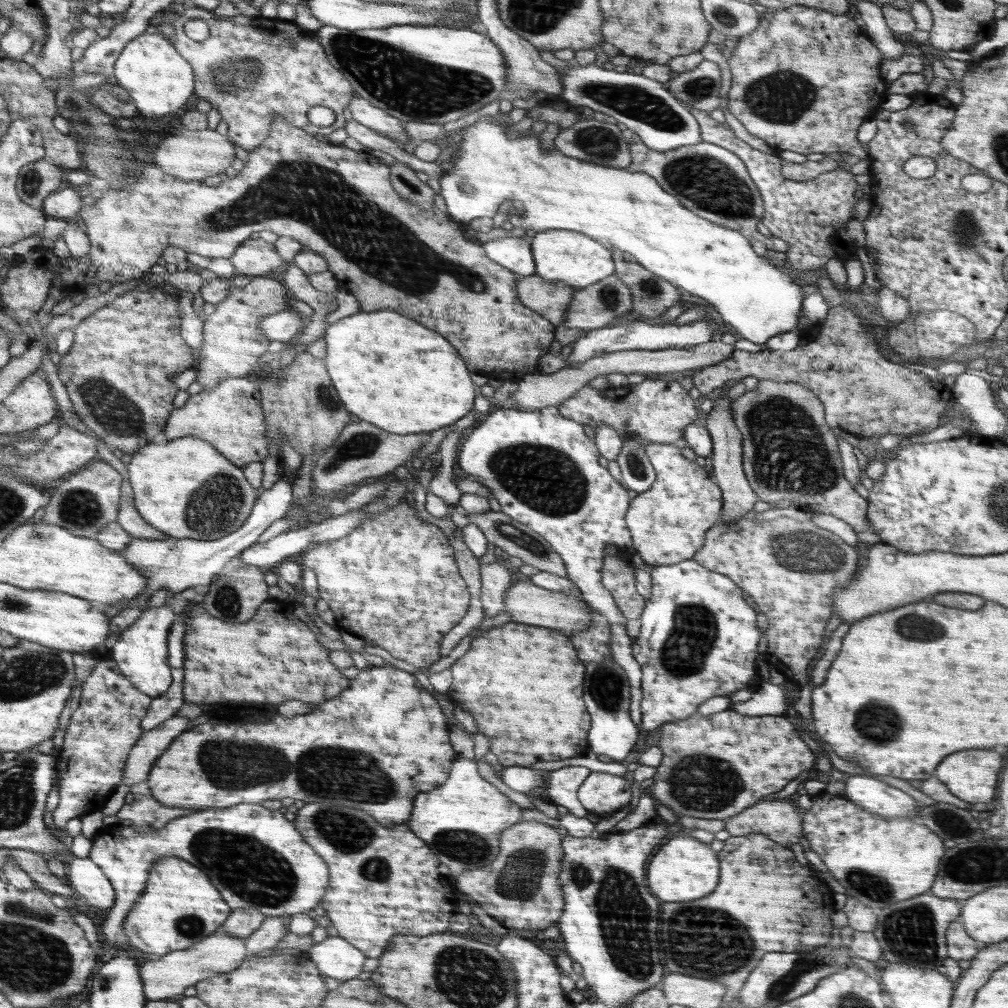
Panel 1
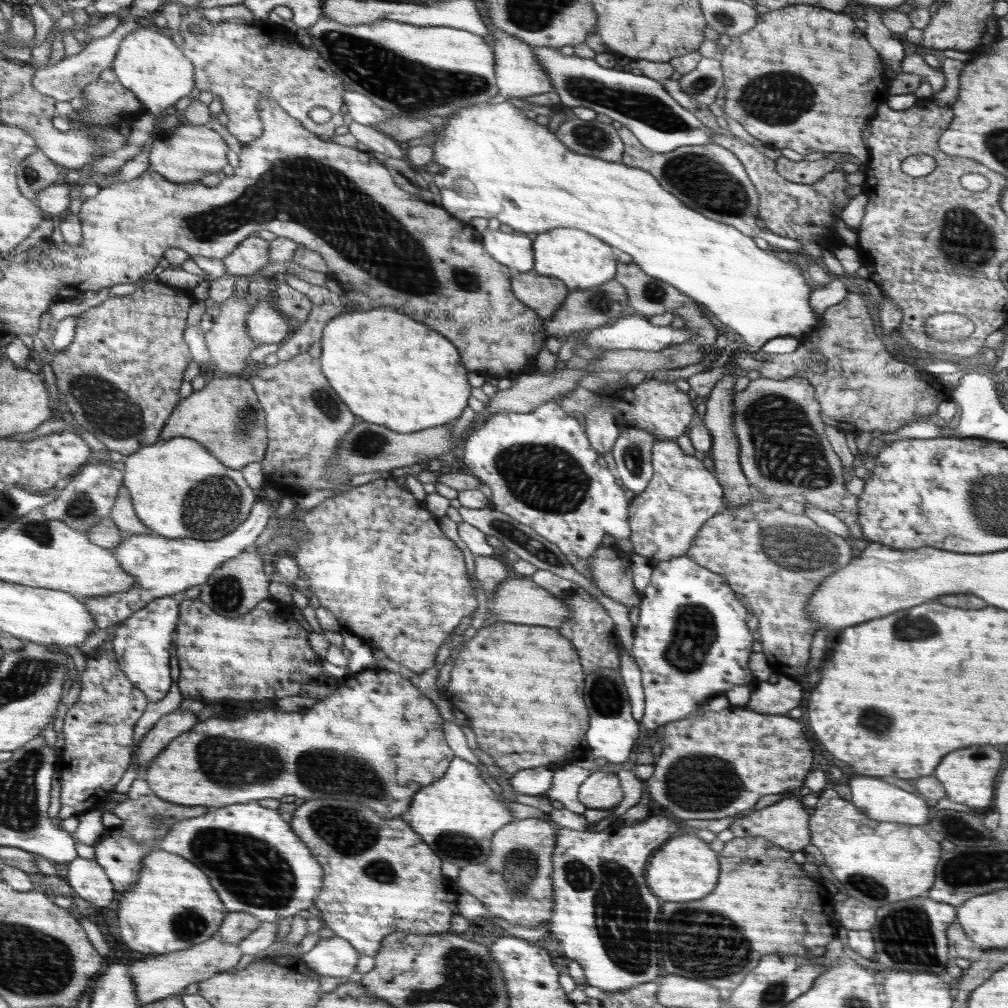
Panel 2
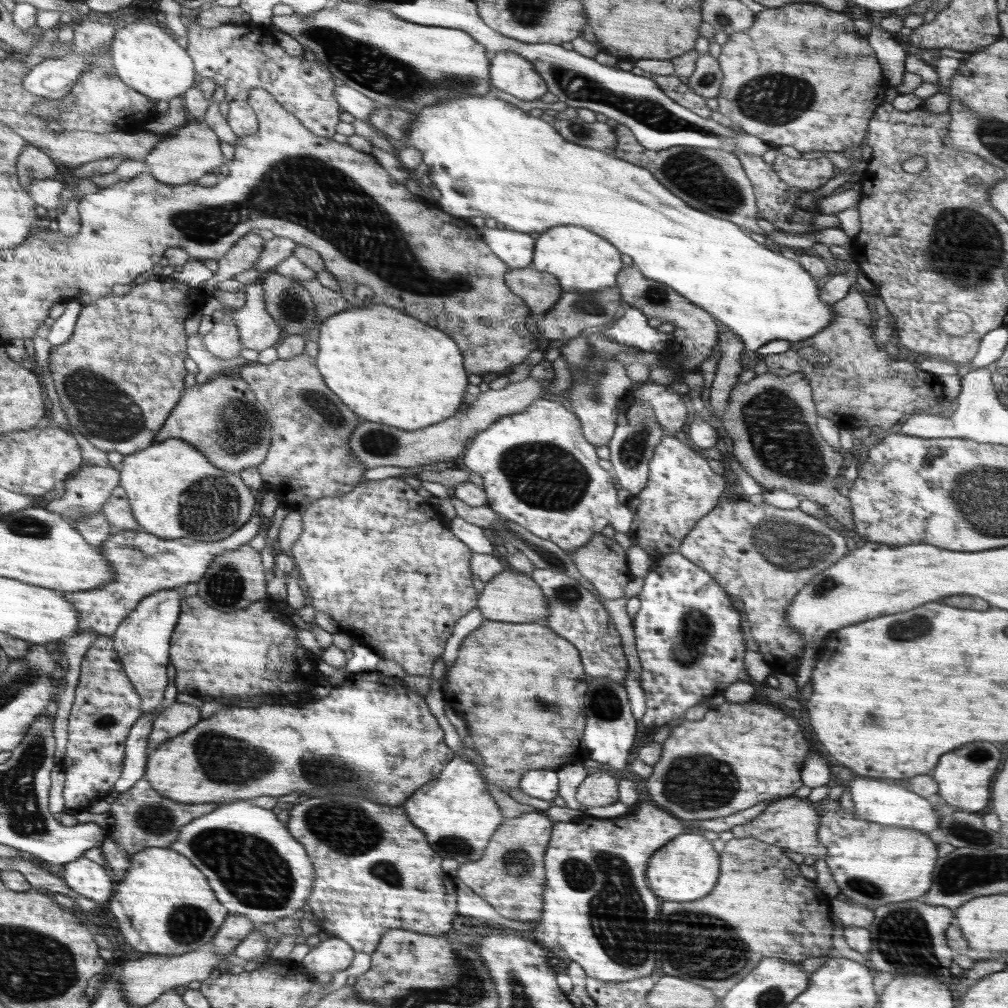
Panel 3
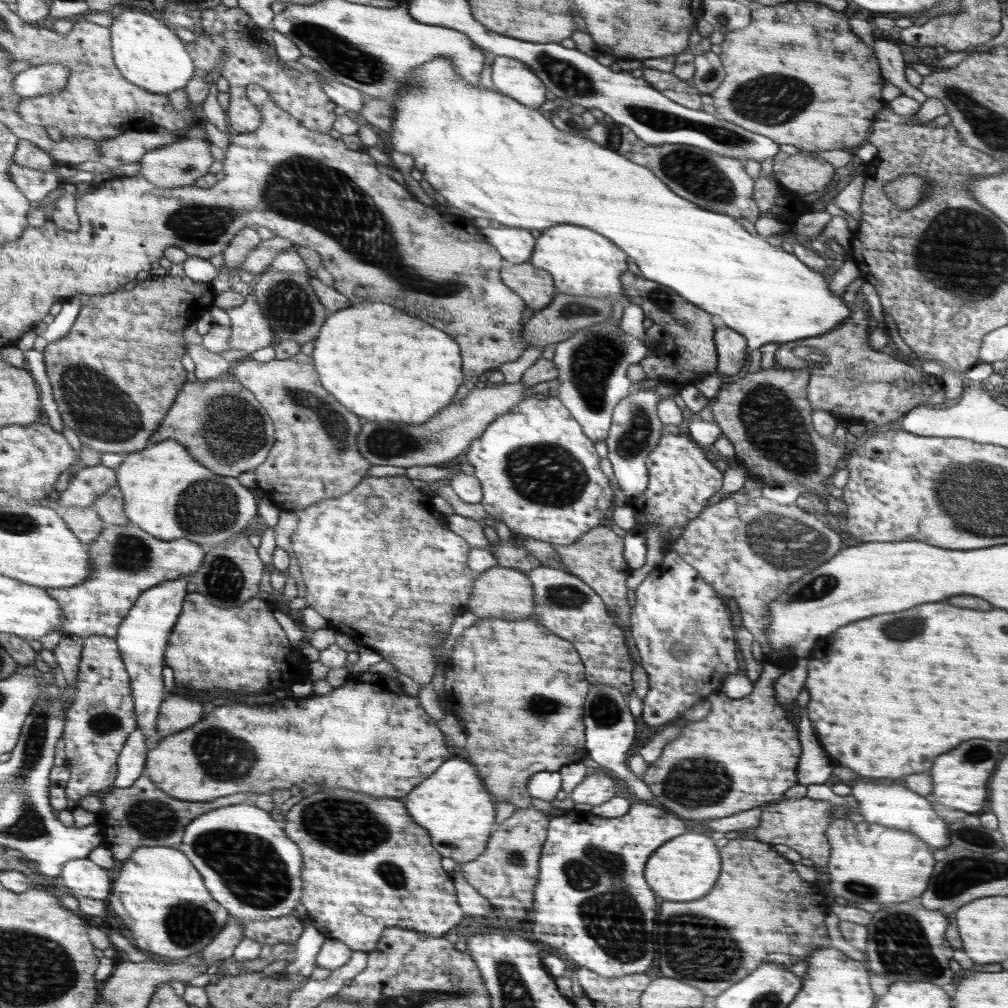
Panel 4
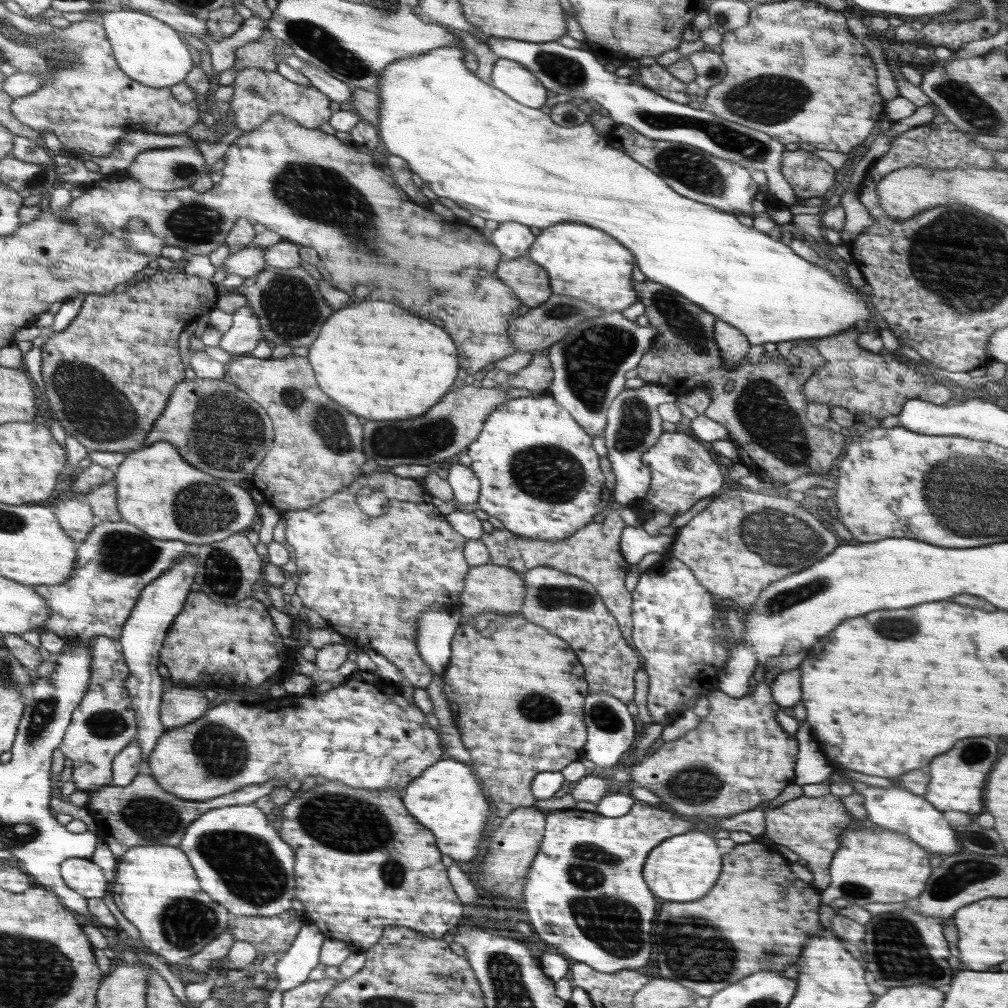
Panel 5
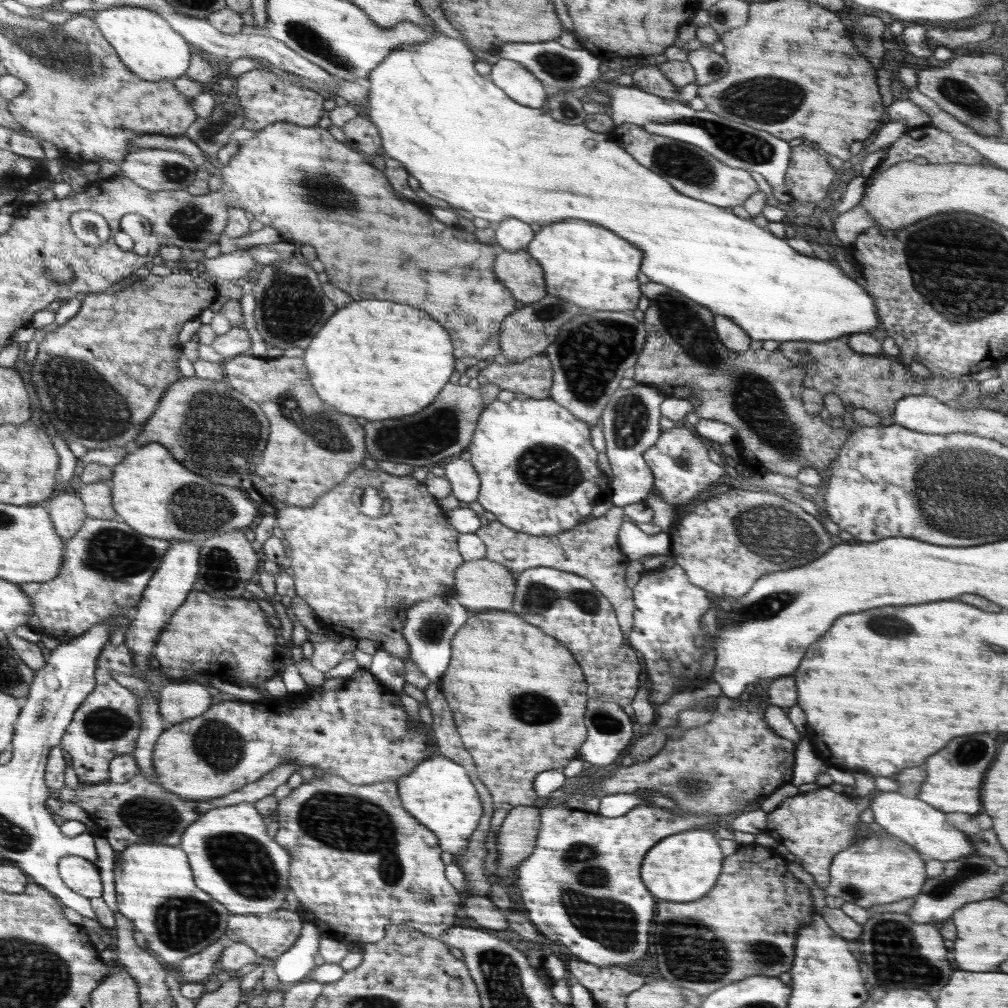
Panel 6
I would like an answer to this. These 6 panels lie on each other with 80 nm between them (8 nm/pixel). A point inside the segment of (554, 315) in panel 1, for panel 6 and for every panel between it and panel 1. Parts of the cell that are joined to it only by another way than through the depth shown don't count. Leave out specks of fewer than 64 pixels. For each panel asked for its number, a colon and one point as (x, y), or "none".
2: (544, 295)
3: (540, 291)
4: (535, 286)
5: (530, 282)
6: (518, 271)

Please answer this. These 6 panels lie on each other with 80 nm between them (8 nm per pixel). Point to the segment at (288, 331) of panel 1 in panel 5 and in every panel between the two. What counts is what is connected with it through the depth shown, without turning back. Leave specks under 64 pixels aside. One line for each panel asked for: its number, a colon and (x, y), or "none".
2: (265, 325)
3: (258, 331)
4: (250, 332)
5: (241, 339)

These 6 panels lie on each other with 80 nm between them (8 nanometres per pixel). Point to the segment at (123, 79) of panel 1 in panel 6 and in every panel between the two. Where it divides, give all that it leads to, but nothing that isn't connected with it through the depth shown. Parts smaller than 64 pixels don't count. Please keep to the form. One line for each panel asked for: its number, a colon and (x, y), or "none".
2: (148, 63)
3: (146, 58)
4: (145, 51)
5: (150, 52)
6: (143, 38)

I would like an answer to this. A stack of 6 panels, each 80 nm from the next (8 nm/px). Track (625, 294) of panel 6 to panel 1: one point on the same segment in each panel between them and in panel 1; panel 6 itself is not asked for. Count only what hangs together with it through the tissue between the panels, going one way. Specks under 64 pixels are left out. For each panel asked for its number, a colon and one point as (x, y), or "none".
1: (560, 255)
2: (581, 261)
3: (581, 261)
4: (581, 262)
5: (581, 262)

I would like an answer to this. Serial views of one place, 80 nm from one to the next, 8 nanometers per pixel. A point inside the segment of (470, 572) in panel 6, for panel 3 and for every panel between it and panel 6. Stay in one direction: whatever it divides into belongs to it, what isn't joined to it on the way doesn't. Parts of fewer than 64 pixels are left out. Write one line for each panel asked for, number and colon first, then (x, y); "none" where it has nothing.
3: (511, 596)
4: (501, 592)
5: (488, 588)

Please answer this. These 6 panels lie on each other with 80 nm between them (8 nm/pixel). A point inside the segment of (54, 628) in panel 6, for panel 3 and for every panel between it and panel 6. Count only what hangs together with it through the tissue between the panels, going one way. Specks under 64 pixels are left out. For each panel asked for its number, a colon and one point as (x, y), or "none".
3: (143, 563)
4: (126, 561)
5: (115, 563)

